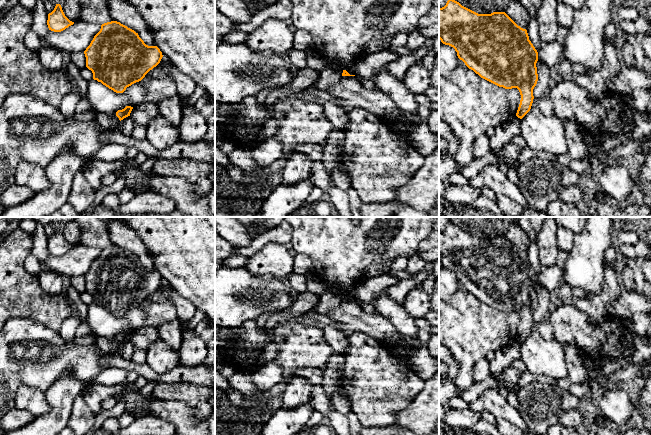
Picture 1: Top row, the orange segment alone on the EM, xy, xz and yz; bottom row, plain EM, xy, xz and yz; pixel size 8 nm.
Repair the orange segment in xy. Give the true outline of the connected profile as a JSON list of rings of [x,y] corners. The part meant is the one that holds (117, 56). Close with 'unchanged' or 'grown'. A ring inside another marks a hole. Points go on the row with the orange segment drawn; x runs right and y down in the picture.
[[[117,21],[102,24],[84,54],[93,79],[116,93],[141,81],[163,57],[157,46],[146,45],[138,33]]]; unchanged

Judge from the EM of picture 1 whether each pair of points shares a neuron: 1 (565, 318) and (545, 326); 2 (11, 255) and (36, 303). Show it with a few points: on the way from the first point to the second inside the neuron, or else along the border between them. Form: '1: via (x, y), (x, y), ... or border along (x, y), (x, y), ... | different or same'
1: border along (546, 318), (554, 331), (554, 339) | different
2: via (11, 267), (12, 277), (24, 291) | same

